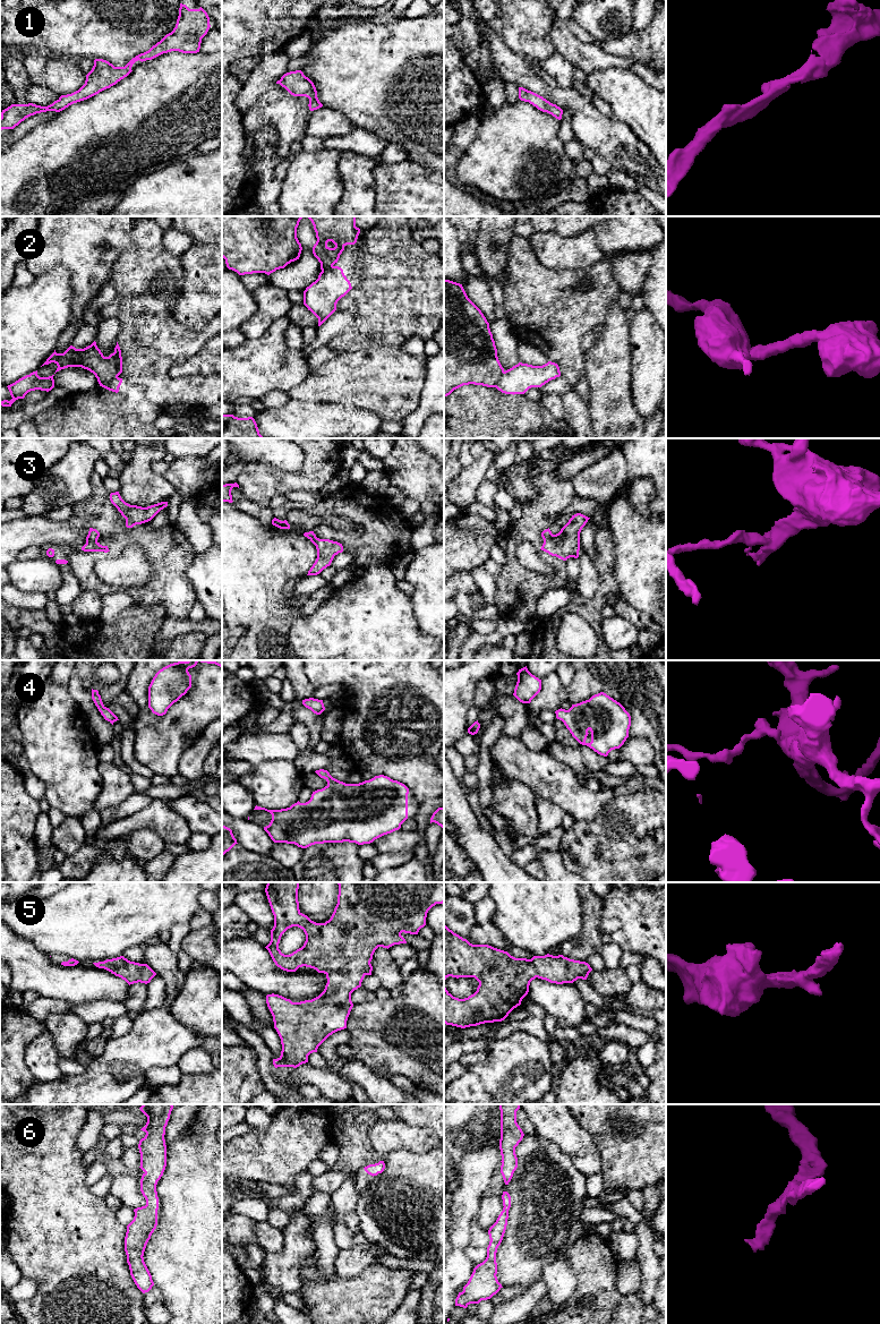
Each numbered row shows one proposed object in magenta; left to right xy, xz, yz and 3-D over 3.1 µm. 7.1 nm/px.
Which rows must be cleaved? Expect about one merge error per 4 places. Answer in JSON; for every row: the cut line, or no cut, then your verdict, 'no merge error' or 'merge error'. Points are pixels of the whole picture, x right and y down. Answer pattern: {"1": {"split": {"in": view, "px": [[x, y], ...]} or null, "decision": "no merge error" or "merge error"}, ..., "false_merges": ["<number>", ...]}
{"1": {"split": null, "decision": "no merge error"}, "2": {"split": {"in": "xy", "px": [[117, 376], [102, 386]]}, "decision": "merge error"}, "3": {"split": {"in": "xy", "px": [[96, 540], [86, 543]]}, "decision": "merge error"}, "4": {"split": null, "decision": "no merge error"}, "5": {"split": null, "decision": "no merge error"}, "6": {"split": null, "decision": "no merge error"}, "false_merges": ["2", "3"]}

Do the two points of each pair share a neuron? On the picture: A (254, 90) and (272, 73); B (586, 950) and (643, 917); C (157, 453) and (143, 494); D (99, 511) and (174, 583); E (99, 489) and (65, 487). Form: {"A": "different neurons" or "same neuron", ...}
{"A": "same neuron", "B": "different neurons", "C": "same neuron", "D": "same neuron", "E": "different neurons"}

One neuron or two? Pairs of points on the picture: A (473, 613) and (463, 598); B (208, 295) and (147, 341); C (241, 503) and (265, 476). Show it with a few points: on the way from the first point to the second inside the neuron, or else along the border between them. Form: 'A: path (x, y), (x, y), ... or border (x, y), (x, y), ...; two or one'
A: path (470, 609), (463, 601); one
B: border (176, 292), (169, 312), (188, 329), (201, 330); two
C: border (239, 487), (253, 502), (262, 506), (268, 506); two

